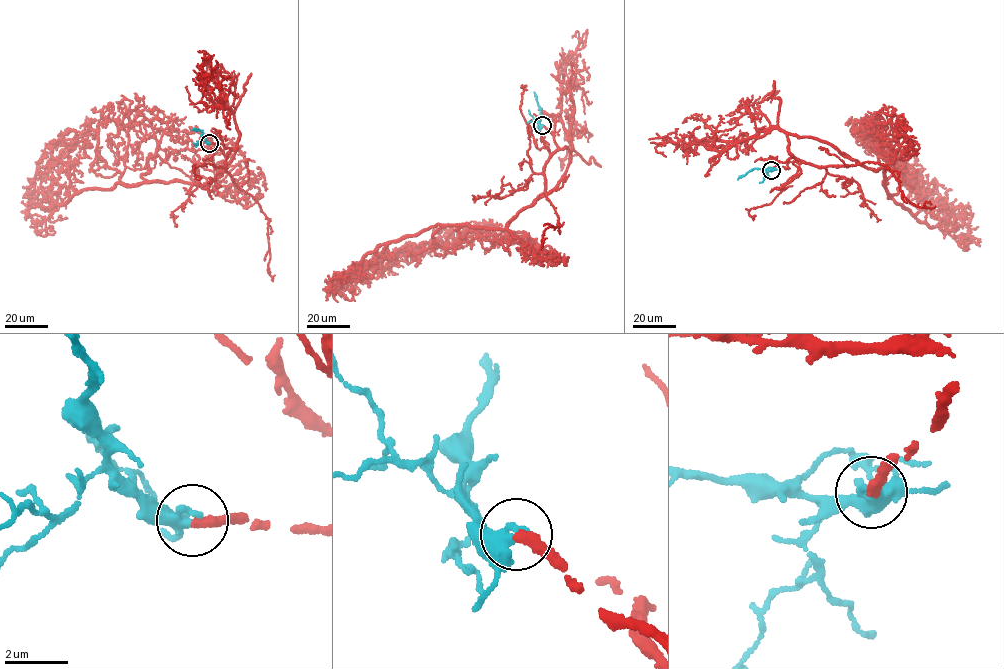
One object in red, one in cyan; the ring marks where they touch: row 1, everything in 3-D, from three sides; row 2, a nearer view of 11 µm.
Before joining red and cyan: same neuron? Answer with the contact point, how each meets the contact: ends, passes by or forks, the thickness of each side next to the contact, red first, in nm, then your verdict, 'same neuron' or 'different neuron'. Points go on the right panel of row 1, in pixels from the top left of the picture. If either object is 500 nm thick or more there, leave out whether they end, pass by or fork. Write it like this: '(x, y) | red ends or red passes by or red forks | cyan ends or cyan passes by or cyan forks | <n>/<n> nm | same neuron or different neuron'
(771, 170) | red ends | cyan forks | 340/280 nm | same neuron

